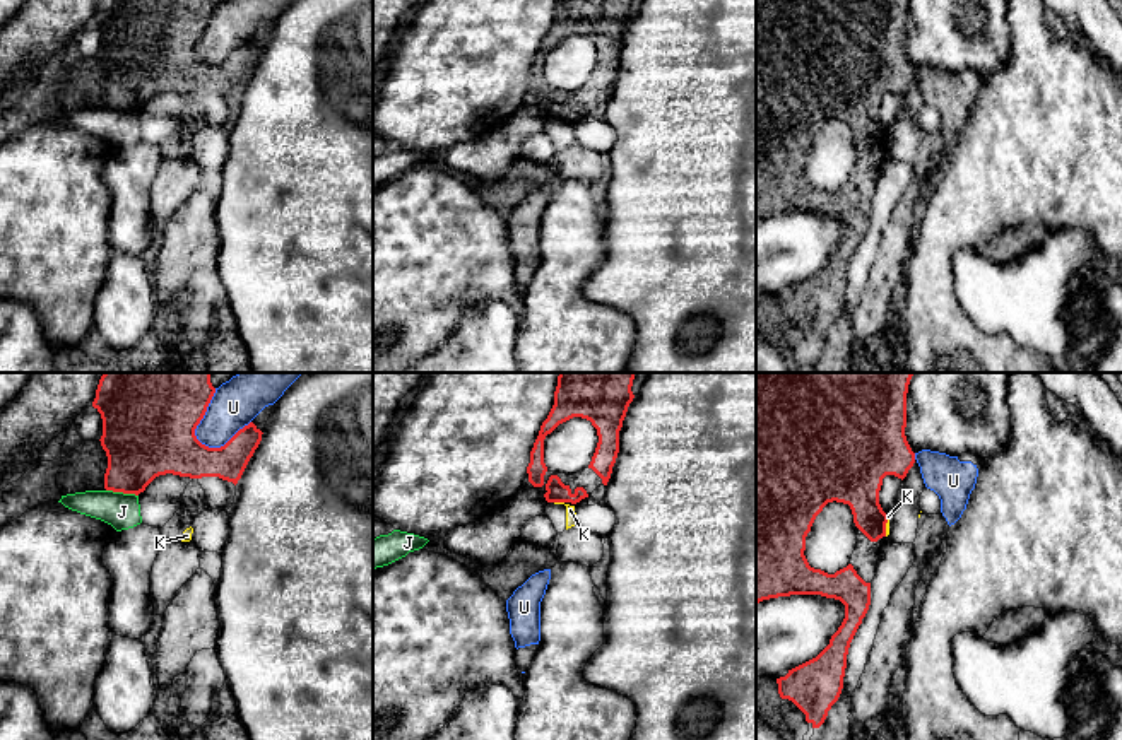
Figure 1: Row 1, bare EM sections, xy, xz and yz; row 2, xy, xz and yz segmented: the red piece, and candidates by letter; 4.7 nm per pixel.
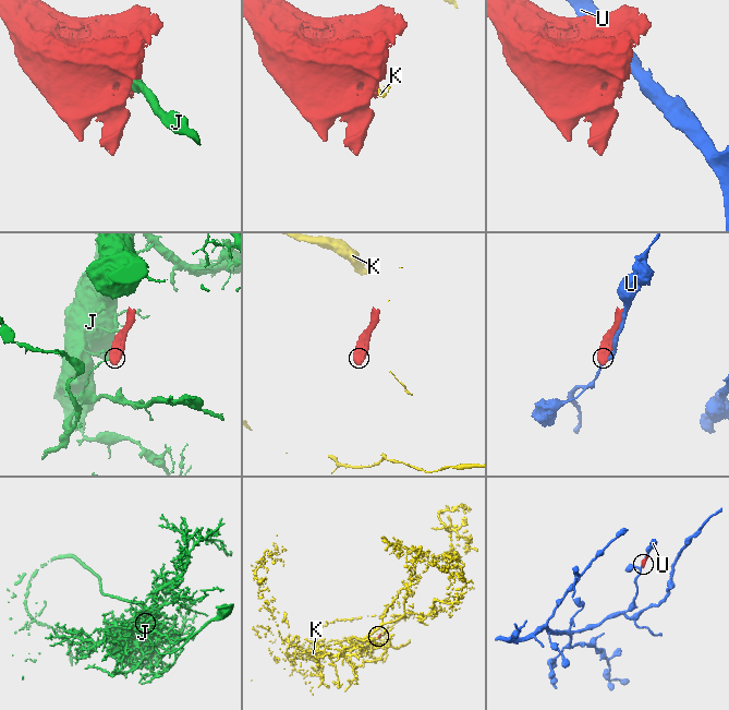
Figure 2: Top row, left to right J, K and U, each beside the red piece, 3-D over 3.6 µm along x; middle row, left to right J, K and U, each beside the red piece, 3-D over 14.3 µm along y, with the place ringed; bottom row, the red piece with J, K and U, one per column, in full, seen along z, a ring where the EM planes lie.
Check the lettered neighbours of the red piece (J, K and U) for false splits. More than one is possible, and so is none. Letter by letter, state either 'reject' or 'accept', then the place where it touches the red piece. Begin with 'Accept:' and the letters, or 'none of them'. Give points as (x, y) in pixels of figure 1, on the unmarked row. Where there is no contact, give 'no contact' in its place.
Accept: none of them
J: reject | xy (122, 108)
K: reject | xz (560, 118)
U: reject | xy (202, 35)

